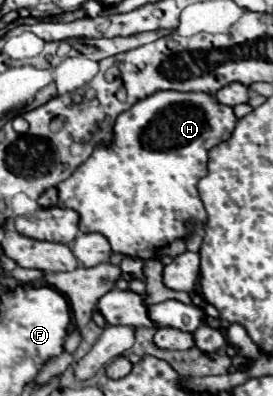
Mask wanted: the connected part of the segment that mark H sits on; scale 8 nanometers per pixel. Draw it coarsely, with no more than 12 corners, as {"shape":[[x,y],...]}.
{"shape":[[157,91],[57,185],[81,233],[143,261],[207,221],[207,151],[237,117]]}

